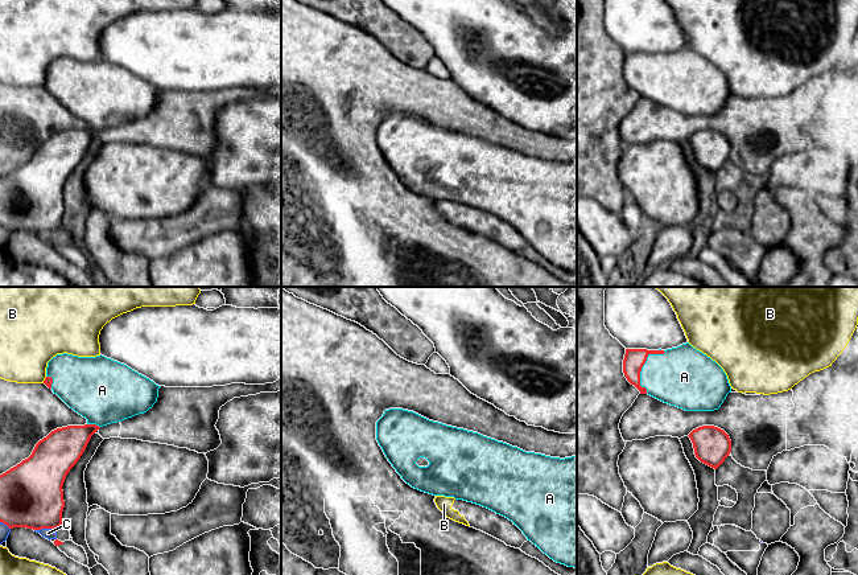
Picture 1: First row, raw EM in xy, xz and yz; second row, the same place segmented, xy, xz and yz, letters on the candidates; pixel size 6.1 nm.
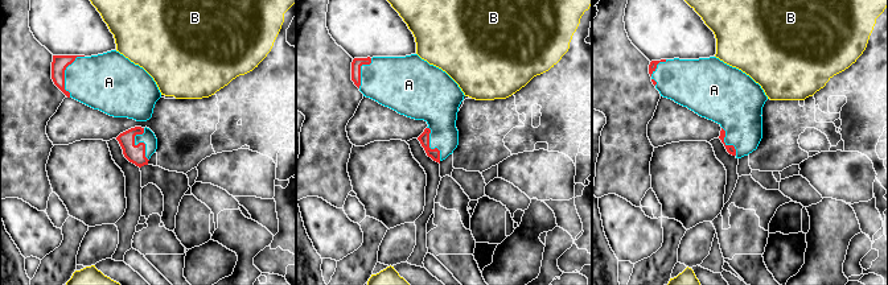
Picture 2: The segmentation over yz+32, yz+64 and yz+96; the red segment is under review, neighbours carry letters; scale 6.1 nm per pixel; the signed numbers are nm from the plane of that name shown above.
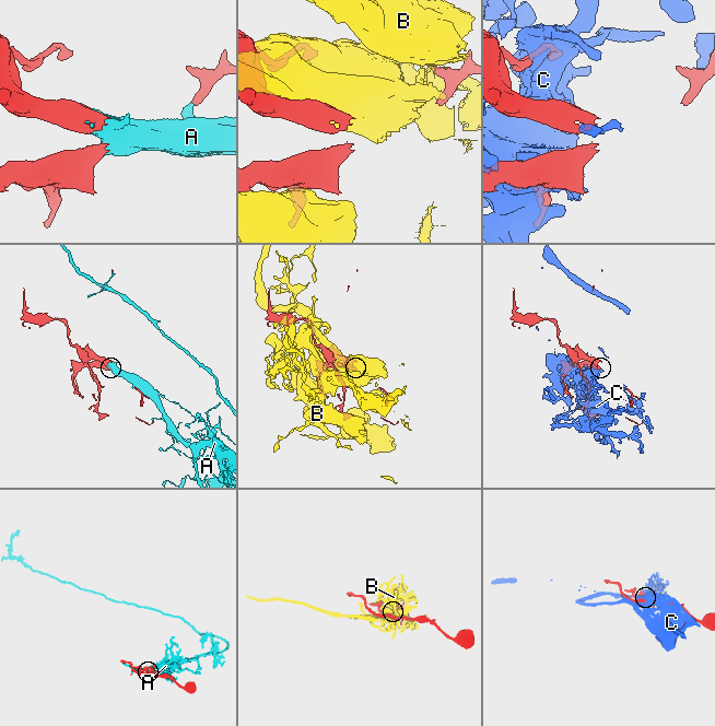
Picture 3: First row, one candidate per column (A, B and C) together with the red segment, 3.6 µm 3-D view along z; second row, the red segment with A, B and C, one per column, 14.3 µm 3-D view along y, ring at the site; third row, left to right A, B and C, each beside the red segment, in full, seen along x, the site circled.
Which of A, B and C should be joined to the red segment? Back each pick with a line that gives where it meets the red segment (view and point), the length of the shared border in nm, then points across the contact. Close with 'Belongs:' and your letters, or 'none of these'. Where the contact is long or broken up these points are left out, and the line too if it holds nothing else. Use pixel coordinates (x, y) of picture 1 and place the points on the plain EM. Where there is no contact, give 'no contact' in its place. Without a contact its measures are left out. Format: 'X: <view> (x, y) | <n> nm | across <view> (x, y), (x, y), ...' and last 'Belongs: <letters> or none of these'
A: yz (642, 70) | 280 nm
Belongs: A

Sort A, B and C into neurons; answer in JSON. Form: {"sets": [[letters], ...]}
{"sets": [["A"], ["B"], ["C"]]}

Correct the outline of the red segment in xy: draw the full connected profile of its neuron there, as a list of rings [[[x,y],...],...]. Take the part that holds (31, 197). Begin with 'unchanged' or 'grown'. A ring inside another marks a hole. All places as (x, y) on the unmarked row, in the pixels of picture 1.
grown; [[[57,58],[48,66],[44,87],[70,112],[87,123],[84,130],[67,130],[51,135],[40,144],[32,159],[0,178],[0,226],[9,233],[33,234],[62,230],[63,186],[83,159],[91,140],[103,130],[147,116],[158,102],[158,93],[149,82],[124,67],[107,62]]]

